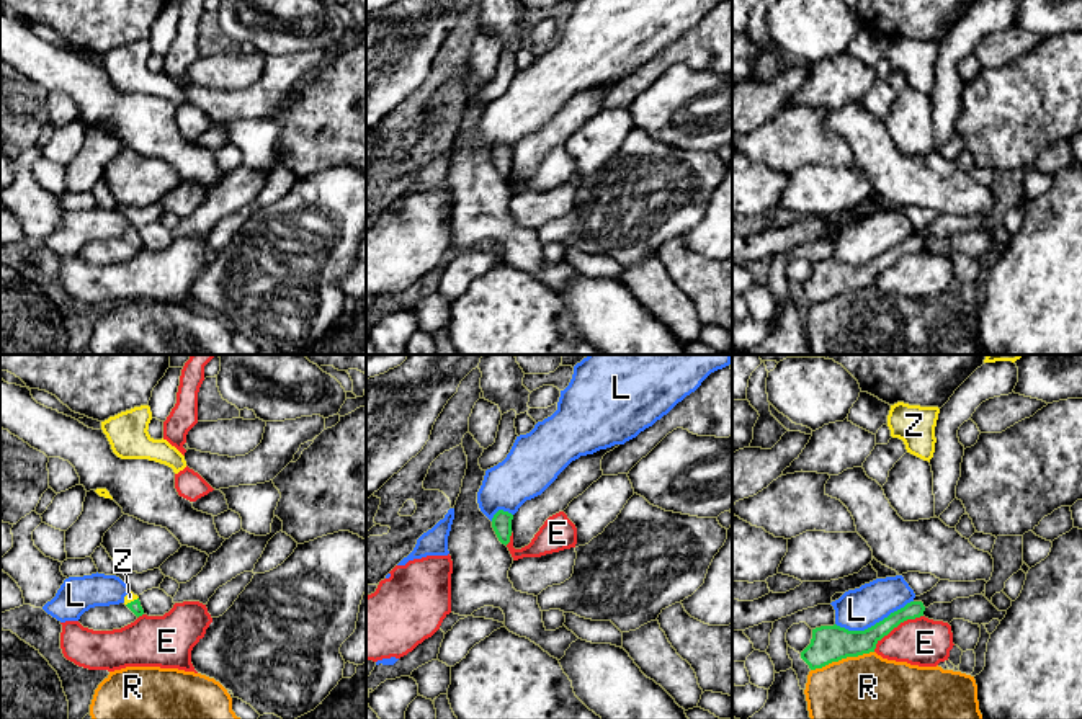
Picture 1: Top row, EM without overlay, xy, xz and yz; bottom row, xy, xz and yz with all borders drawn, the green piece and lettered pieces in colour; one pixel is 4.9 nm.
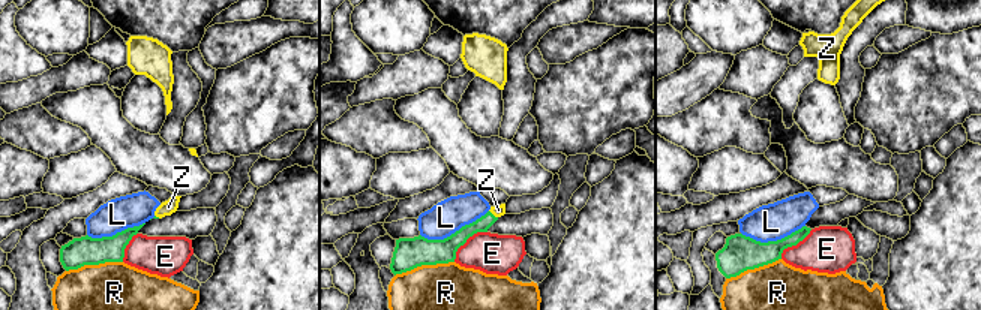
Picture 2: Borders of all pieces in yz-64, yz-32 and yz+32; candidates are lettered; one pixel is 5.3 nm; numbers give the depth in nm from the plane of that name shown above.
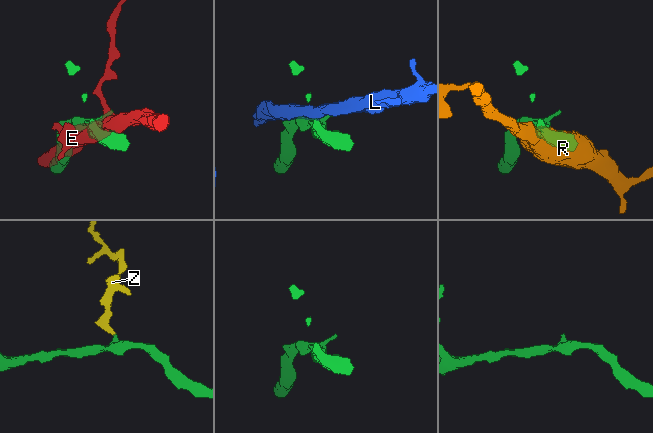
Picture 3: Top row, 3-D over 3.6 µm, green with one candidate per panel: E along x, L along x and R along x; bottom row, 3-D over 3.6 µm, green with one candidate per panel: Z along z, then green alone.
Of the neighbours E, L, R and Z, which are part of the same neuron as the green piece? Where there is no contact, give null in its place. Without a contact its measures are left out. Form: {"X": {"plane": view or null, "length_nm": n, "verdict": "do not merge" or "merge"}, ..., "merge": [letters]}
{"E": {"plane": "yz", "length_nm": 300, "verdict": "do not merge"}, "L": {"plane": "yz", "length_nm": 400, "verdict": "do not merge"}, "R": {"plane": "yz", "length_nm": 320, "verdict": "do not merge"}, "Z": {"plane": "xy", "length_nm": 80, "verdict": "merge"}, "merge": ["Z"]}

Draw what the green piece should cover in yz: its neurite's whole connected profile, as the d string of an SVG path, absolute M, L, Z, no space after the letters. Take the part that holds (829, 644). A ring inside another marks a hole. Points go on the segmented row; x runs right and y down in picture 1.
M910 601L865 631L848 631L837 624L816 627L811 644L801 652L801 659L811 670L816 670L847 657L874 652L876 644L884 636L901 623L923 616L923 611L922 601Z

